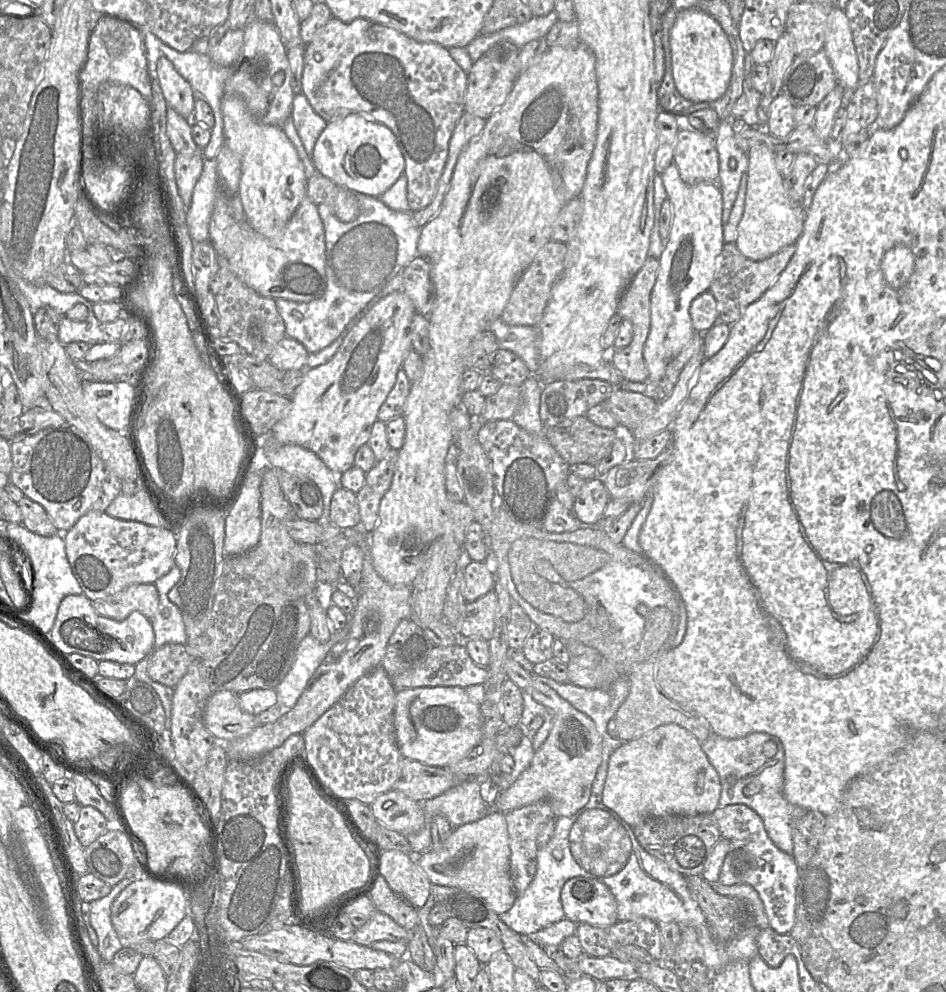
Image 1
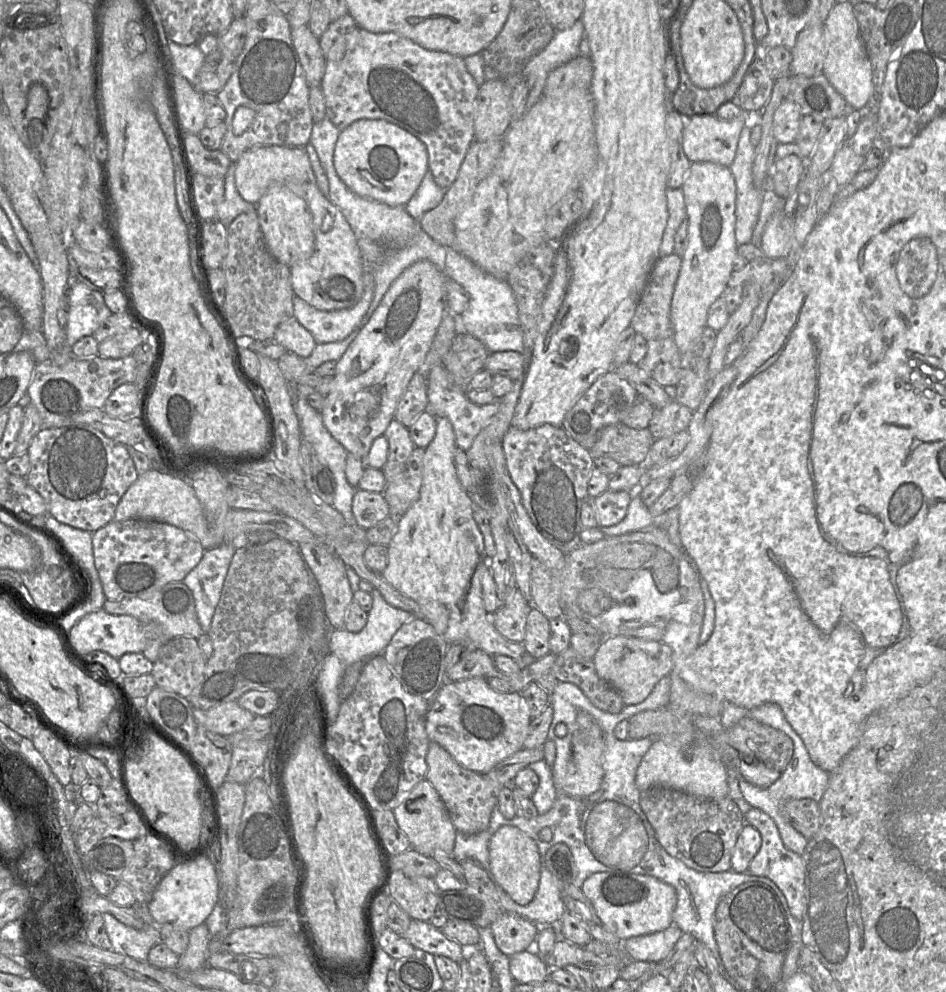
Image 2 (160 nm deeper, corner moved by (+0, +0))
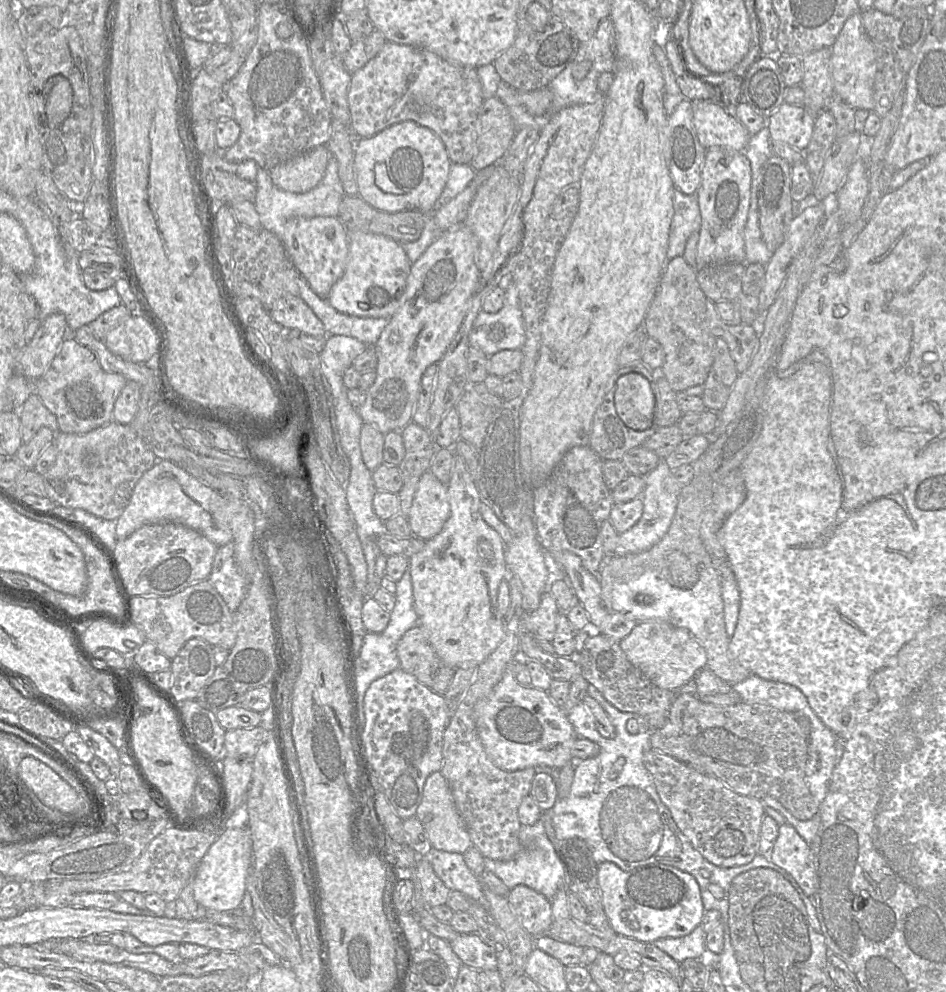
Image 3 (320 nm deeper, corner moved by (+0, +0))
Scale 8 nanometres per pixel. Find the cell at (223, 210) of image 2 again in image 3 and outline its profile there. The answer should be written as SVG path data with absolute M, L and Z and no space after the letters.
M332 155L328 158L325 174L321 182L306 193L292 193L280 189L272 182L269 171L259 168L256 177L257 193L254 200L261 226L275 234L281 241L285 223L292 218L313 218L319 216L338 217L342 199L346 195L338 175L337 160Z

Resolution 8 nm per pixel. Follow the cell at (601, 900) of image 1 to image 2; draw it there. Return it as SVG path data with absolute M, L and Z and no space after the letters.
M596 872L584 881L582 890L603 924L621 941L662 931L673 924L673 912L677 903L675 888L654 876Z

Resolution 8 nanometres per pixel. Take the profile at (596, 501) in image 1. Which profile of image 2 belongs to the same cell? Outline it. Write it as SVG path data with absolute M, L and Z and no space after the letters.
M610 489L591 498L599 526L609 527L620 523L625 518L632 499L627 491L611 491Z

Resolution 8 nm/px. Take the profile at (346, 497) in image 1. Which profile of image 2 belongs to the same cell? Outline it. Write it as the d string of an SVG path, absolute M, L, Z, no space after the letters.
M357 489L352 502L355 524L369 529L390 515L389 505L383 493Z

